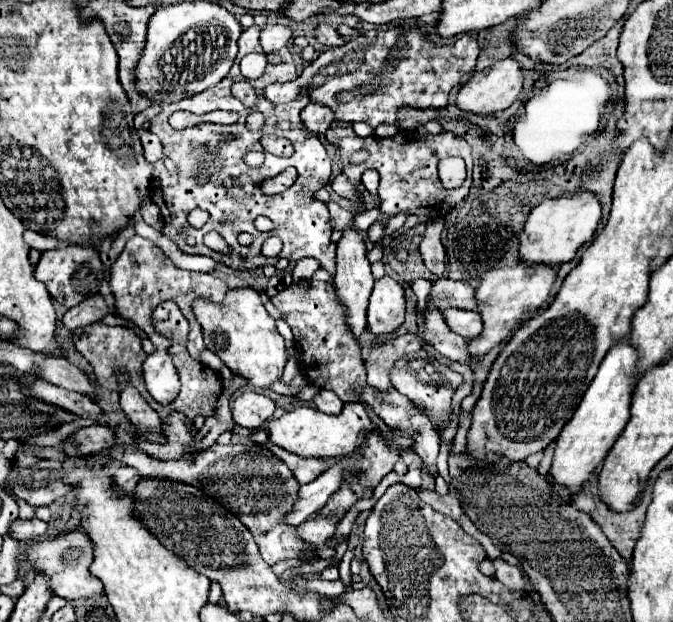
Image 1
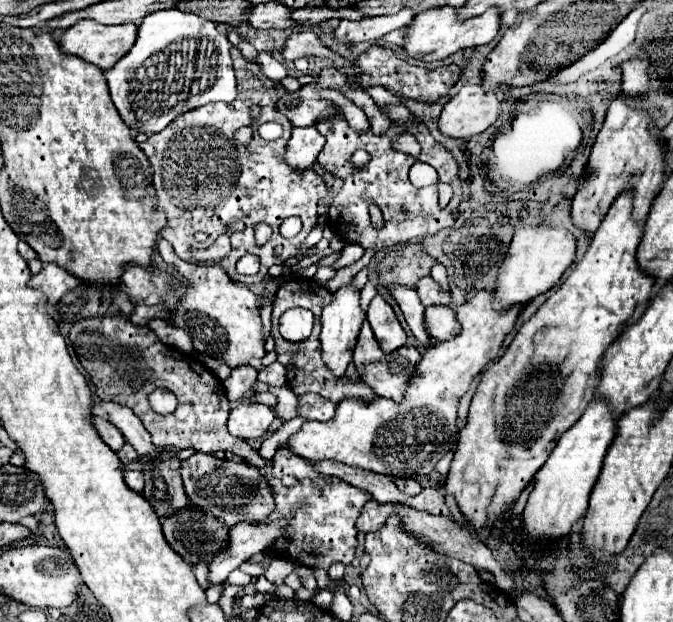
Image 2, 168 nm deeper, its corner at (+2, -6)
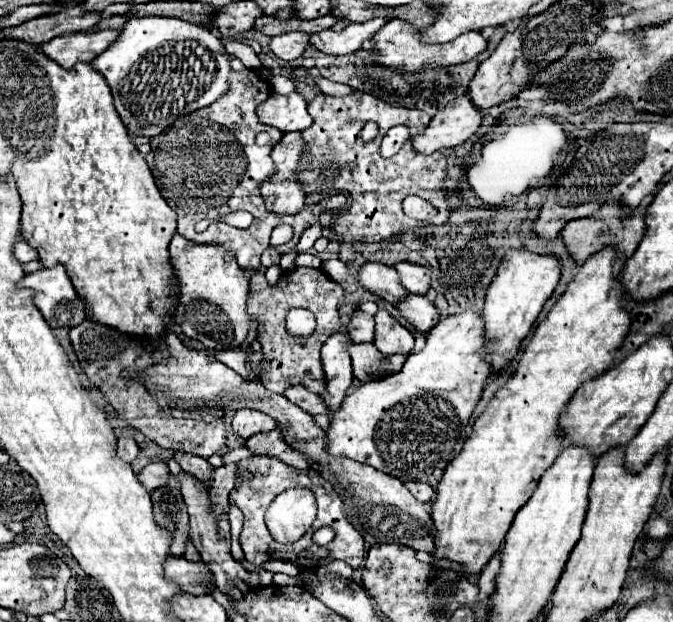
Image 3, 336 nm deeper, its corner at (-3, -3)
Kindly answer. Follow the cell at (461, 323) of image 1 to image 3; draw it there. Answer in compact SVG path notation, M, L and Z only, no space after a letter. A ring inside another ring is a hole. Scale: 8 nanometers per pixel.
M409 293L407 301L403 301L403 305L397 305L397 309L405 317L405 321L423 335L429 333L431 327L435 327L439 321L439 311L433 303L429 303L425 295Z

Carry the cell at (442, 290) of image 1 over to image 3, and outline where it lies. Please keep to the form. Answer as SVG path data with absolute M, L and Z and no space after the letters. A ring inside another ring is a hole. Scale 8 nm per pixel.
M401 261L395 265L397 273L399 273L399 281L401 285L409 291L409 293L419 293L425 295L429 291L429 267L423 265L415 265L409 261Z

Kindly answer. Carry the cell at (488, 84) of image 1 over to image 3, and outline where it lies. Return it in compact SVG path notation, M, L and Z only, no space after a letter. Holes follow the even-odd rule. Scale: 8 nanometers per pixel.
M467 95L457 97L447 107L439 109L431 119L427 129L417 133L411 143L415 151L423 155L431 155L435 151L443 151L449 147L457 147L465 143L481 125L483 113L475 109Z

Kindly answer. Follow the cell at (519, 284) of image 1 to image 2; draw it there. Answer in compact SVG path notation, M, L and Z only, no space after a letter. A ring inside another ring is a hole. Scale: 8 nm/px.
M478 290L472 300L458 308L456 314L462 324L460 334L452 340L436 342L426 350L402 402L388 398L378 398L372 404L344 400L338 404L332 420L306 420L302 430L288 438L288 450L312 462L336 460L388 476L414 478L430 474L458 438L458 400L470 388L472 378L498 356L506 334L512 332L516 318L524 308L518 304L506 310L496 310L494 296L496 292Z

